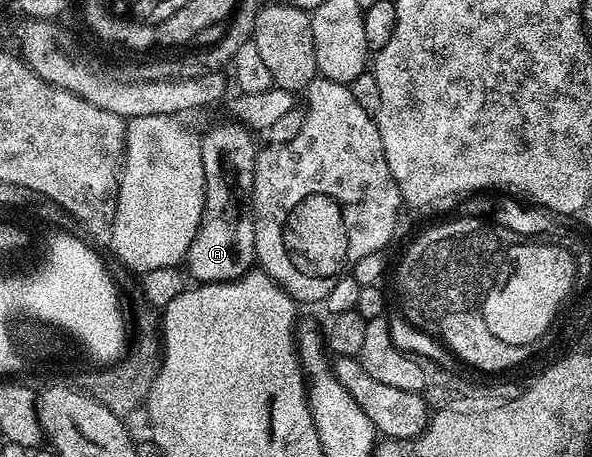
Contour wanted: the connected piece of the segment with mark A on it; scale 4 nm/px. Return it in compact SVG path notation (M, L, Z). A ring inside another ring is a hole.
M232 123L217 124L214 128L207 129L205 137L202 135L199 140L203 158L203 174L205 175L205 201L203 202L203 214L199 217L197 237L191 242L183 261L188 275L192 279L194 276L194 281L197 284L218 284L228 280L238 280L254 267L257 259L251 197L253 194L253 171L259 144L253 141L254 133L244 124Z

